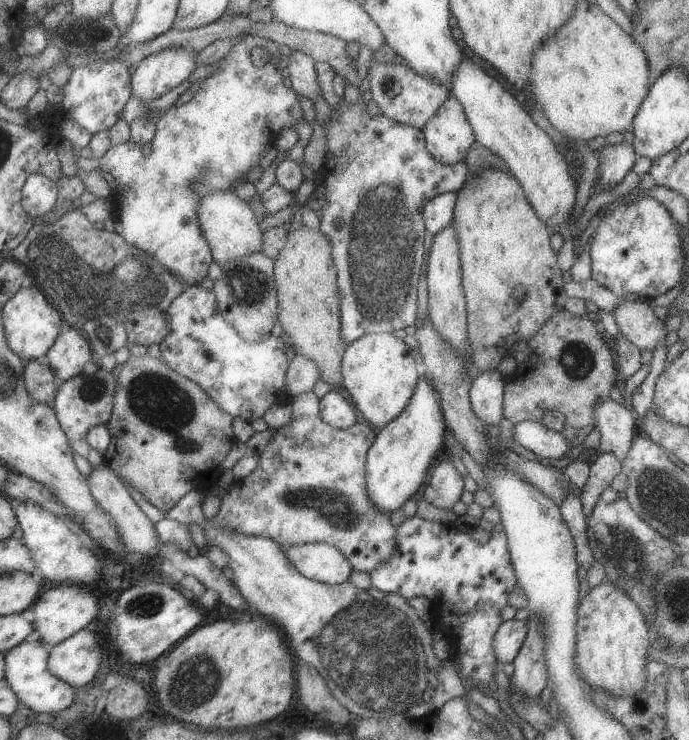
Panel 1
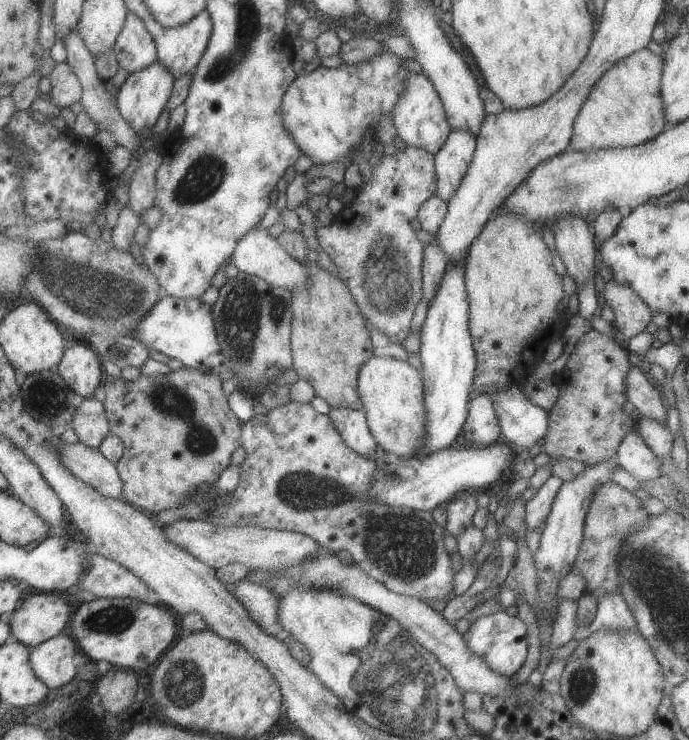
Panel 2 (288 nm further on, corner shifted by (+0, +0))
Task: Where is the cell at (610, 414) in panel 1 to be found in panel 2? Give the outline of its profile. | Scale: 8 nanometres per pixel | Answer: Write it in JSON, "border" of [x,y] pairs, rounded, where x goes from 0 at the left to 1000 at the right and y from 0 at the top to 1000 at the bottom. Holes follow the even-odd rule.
{"border":[[[910,581],[896,605],[893,624],[901,635],[916,641],[922,649],[951,649],[956,646],[956,622],[930,595],[930,586],[922,581]]]}

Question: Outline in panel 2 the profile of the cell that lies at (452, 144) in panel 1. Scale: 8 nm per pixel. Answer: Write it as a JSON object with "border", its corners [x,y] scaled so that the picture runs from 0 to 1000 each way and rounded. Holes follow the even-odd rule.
{"border":[[[652,173],[643,197],[628,208],[631,251],[634,251],[631,265],[646,270],[646,276],[652,265],[660,259],[669,238],[675,235],[689,195],[692,195],[692,184],[684,176]]]}

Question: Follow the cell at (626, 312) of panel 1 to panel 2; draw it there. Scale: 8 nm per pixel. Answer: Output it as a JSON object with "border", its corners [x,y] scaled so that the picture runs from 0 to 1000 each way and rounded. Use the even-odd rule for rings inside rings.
{"border":[[[884,378],[878,384],[875,400],[878,400],[878,411],[884,411],[893,427],[890,435],[896,441],[901,462],[913,462],[919,454],[930,451],[942,441],[948,430],[945,416],[936,414],[936,408],[930,408],[930,403],[925,403],[907,386],[898,386],[890,378]]]}

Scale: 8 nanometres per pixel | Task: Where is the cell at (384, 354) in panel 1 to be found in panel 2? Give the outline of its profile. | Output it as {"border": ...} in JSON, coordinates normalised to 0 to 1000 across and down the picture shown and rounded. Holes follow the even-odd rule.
{"border":[[[538,481],[536,486],[524,489],[515,516],[524,551],[533,565],[533,576],[544,600],[550,600],[559,611],[570,616],[597,619],[605,595],[614,589],[611,503],[605,503],[591,486],[582,484]]]}

